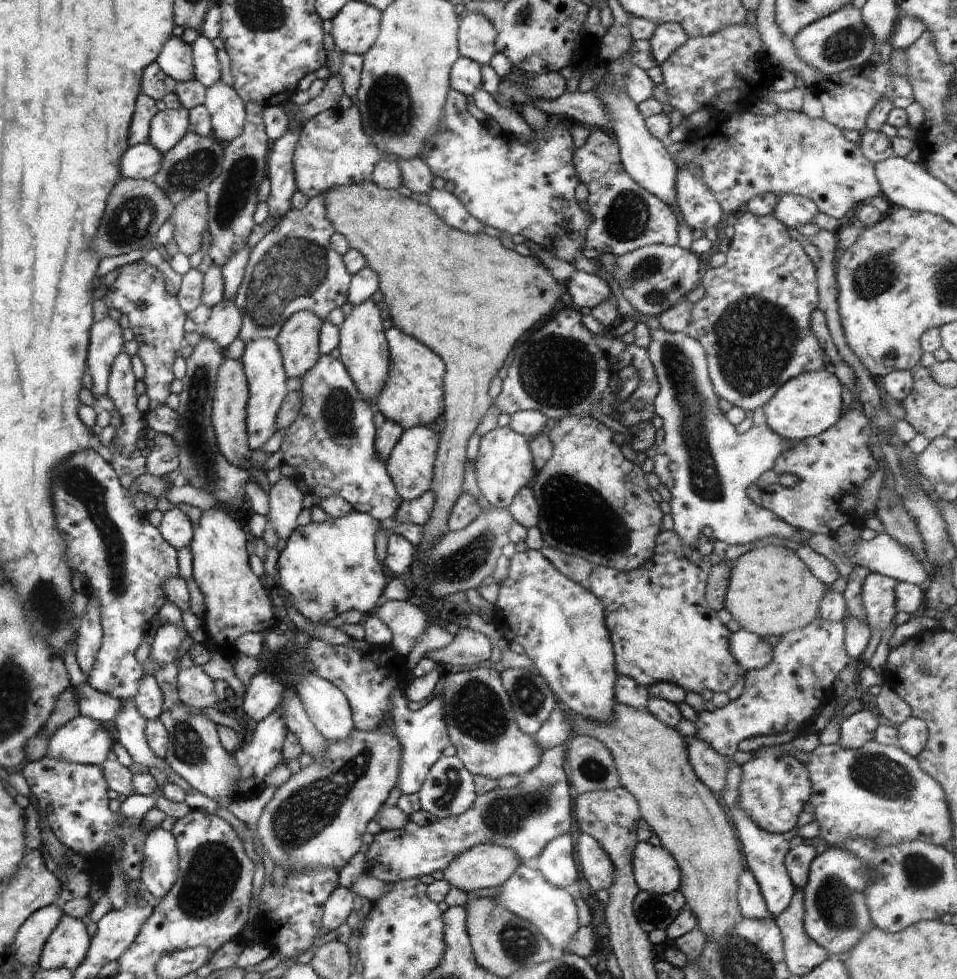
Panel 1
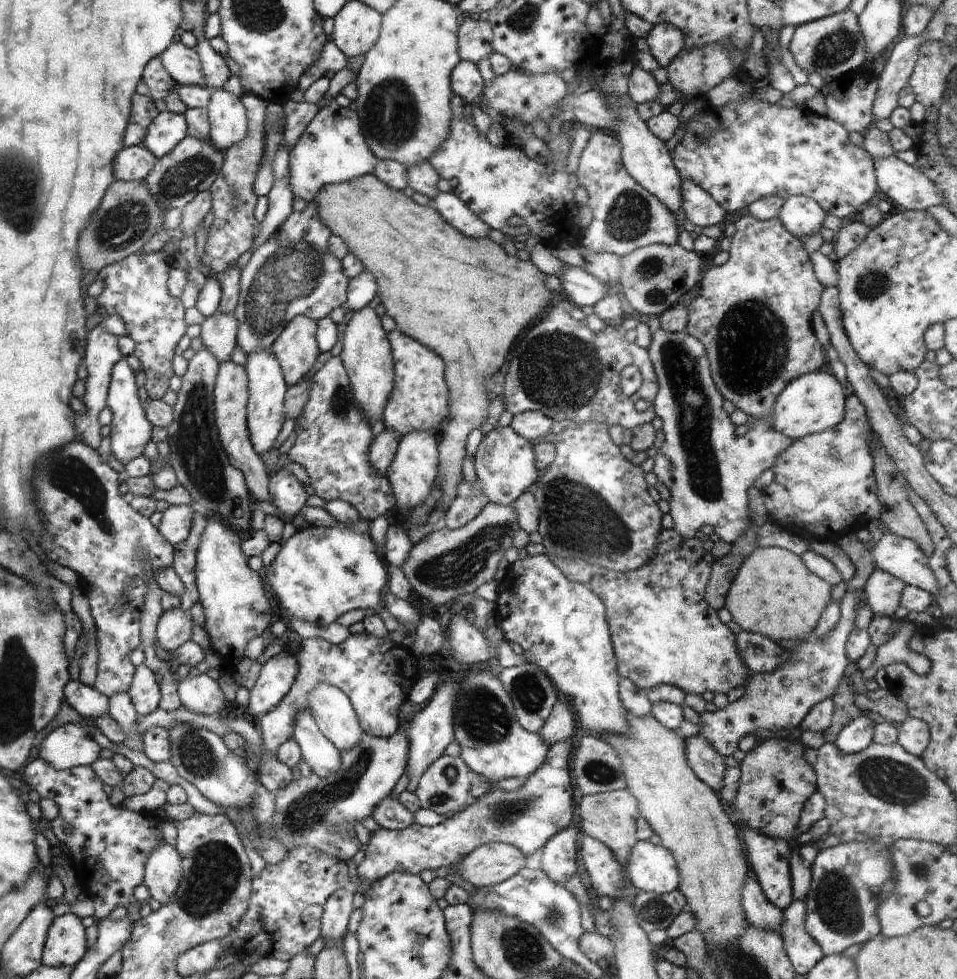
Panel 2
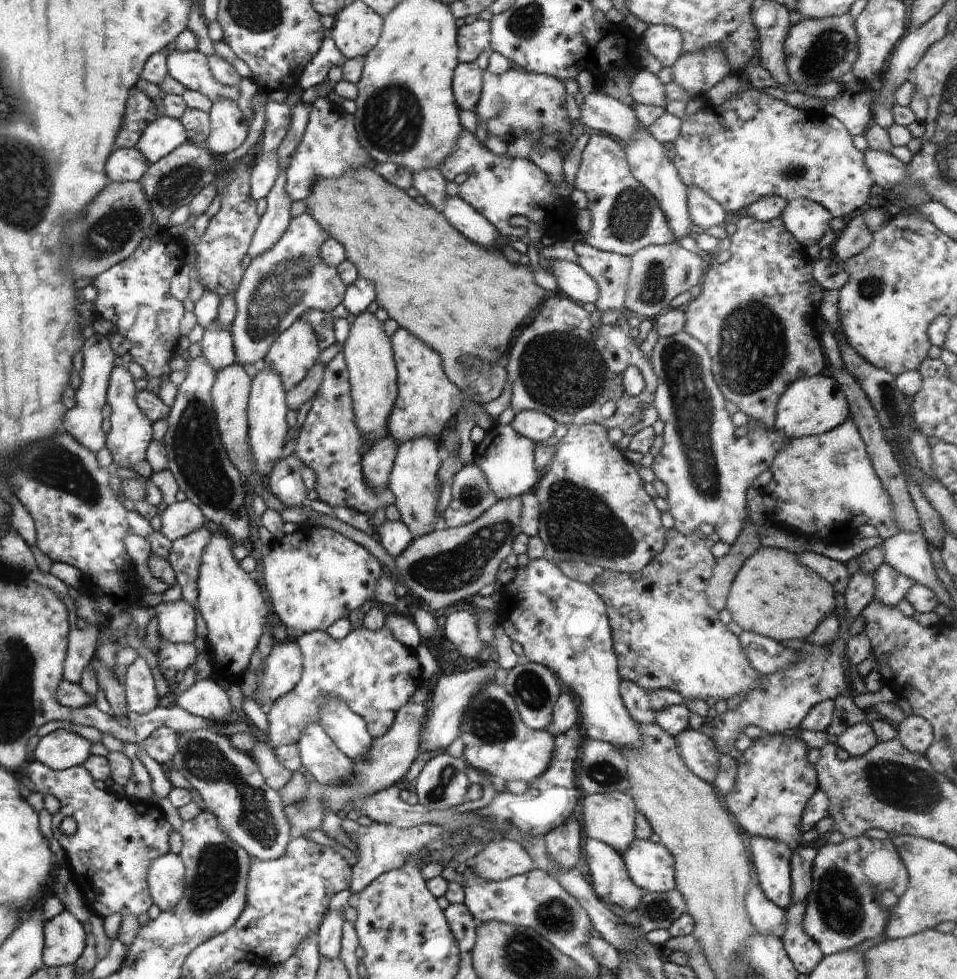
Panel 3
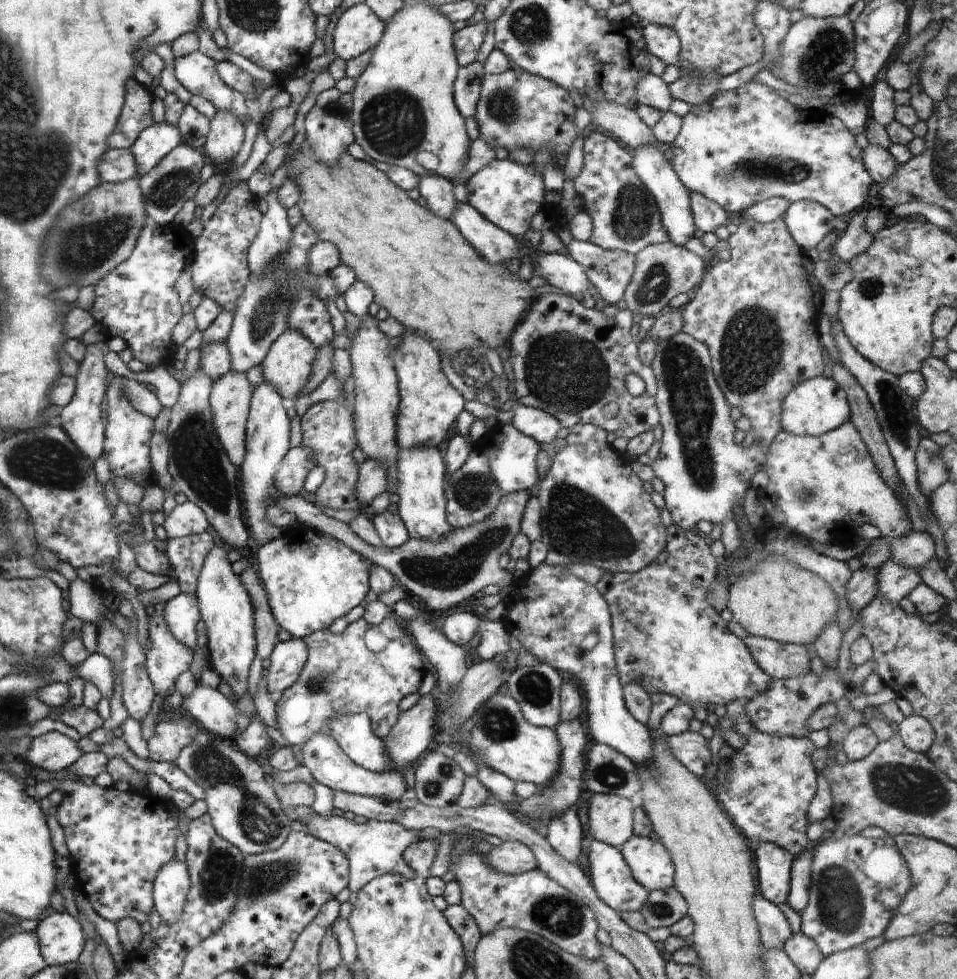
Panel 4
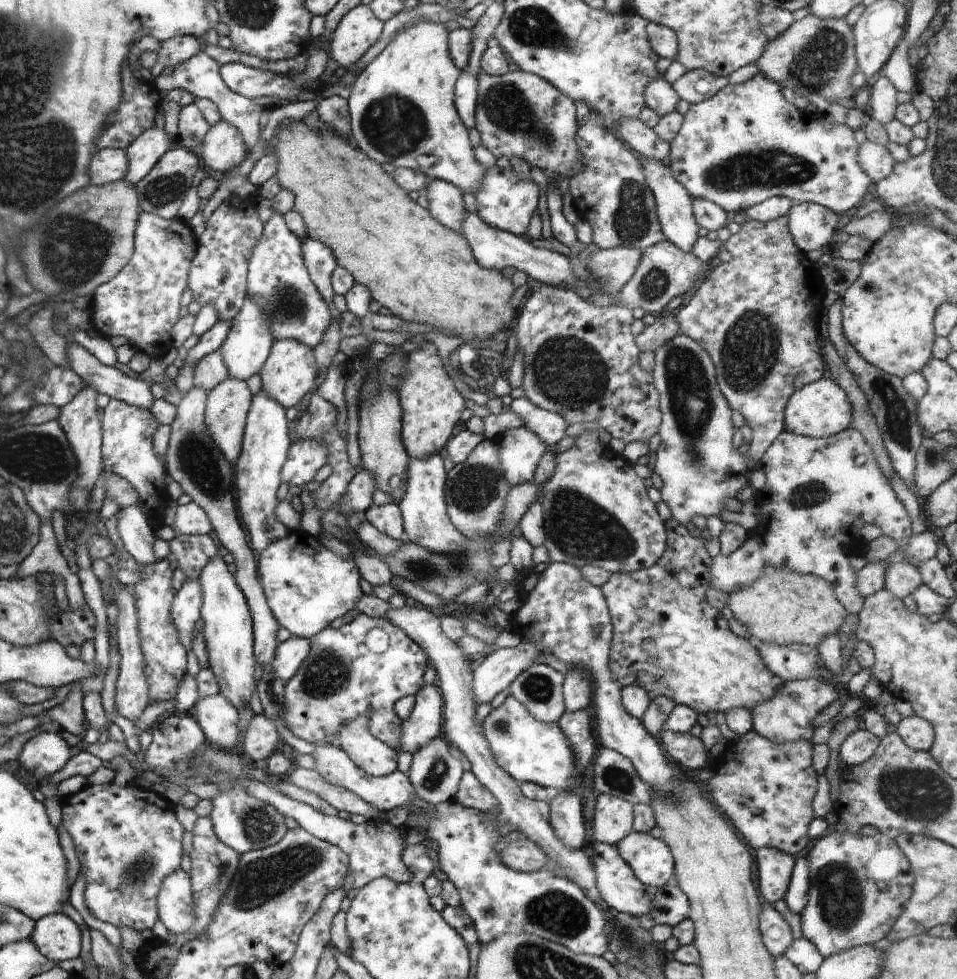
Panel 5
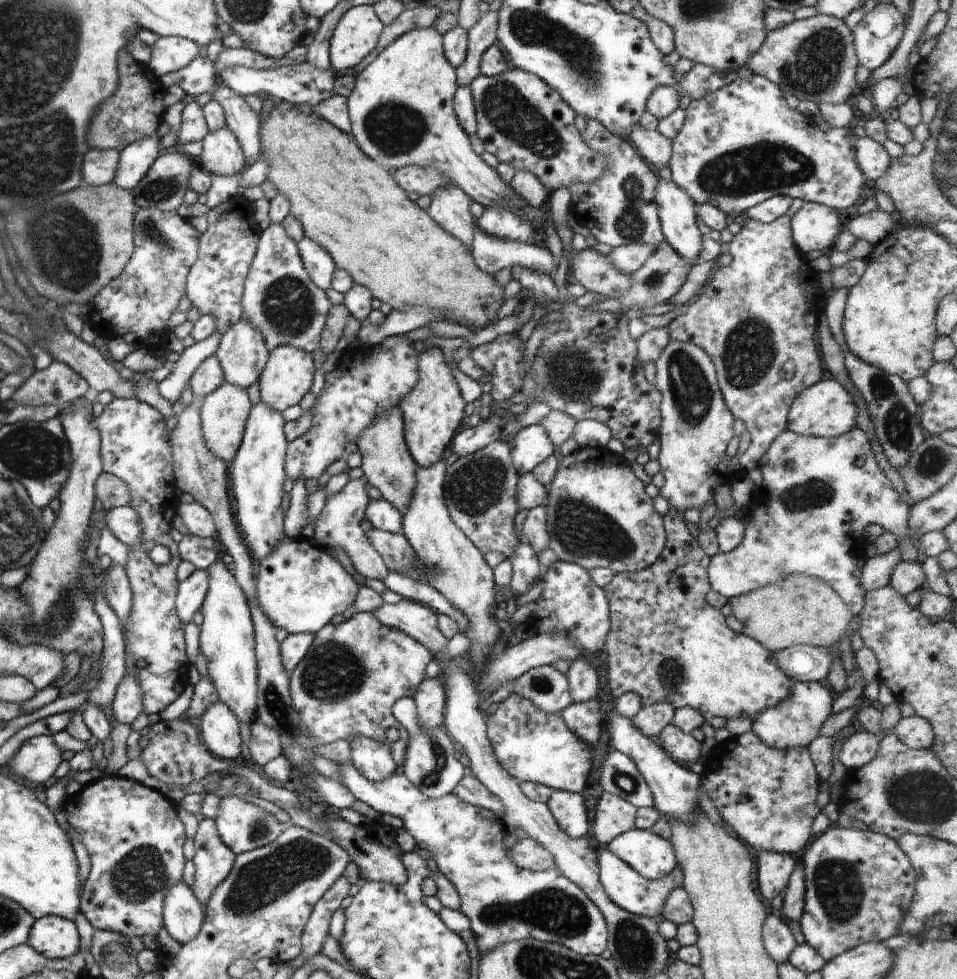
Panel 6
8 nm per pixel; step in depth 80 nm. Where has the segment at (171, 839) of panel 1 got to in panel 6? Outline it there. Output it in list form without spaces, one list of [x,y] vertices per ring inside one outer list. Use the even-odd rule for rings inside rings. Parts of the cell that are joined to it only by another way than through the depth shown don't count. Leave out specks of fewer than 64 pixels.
[[[179,882],[165,897],[163,918],[168,934],[183,945],[200,934],[206,908],[185,882]]]

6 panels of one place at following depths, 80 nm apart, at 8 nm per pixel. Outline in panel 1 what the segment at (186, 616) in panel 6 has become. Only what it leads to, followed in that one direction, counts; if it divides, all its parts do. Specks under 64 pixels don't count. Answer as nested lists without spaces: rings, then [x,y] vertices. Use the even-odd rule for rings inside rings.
[[[168,622],[161,625],[156,633],[149,653],[149,659],[144,663],[145,673],[153,675],[153,670],[166,663],[176,663],[176,653],[182,640],[186,638],[184,627]]]

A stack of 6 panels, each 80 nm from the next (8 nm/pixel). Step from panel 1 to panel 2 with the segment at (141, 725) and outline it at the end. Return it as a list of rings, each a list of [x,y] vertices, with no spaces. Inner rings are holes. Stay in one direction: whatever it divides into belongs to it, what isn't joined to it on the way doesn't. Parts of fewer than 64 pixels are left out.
[[[125,692],[110,695],[109,699],[110,716],[118,722],[127,734],[123,742],[128,748],[141,750],[141,737],[137,734],[137,718],[139,714],[135,711],[131,698]]]

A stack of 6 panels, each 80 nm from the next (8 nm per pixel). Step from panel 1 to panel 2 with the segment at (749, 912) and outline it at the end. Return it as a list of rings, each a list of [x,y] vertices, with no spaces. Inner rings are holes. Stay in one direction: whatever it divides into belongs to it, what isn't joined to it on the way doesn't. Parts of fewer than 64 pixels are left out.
[[[748,878],[741,894],[741,903],[750,926],[780,933],[783,910],[774,906],[765,896],[759,882]]]

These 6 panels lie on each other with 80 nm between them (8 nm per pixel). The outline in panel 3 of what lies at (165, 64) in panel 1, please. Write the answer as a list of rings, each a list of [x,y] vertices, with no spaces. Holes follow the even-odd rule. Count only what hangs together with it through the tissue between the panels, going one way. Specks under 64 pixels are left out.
[[[171,50],[167,56],[167,74],[191,91],[207,96],[213,103],[229,100],[237,104],[239,86],[224,85],[212,74],[207,55],[200,51]]]

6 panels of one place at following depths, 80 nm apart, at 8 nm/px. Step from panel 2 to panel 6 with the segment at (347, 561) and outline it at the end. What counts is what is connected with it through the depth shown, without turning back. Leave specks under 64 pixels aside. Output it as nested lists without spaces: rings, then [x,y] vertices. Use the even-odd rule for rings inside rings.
[[[300,534],[282,543],[260,563],[255,578],[256,604],[276,628],[284,628],[288,634],[314,635],[355,602],[358,583],[322,549]]]

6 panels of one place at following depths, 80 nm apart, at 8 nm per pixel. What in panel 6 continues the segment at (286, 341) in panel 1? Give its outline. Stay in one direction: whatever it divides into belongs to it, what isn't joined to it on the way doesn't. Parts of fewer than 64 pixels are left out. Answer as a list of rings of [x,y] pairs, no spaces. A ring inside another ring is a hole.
[[[280,345],[269,352],[265,367],[259,376],[261,401],[270,409],[284,413],[300,404],[312,386],[314,374],[313,354],[295,349],[290,345]]]

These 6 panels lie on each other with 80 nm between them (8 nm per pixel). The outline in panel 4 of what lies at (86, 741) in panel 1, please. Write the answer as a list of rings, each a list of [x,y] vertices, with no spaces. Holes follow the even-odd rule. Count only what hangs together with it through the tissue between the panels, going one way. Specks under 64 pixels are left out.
[[[50,731],[30,741],[25,752],[26,764],[30,769],[46,769],[51,773],[57,773],[65,771],[82,756],[82,753],[74,739],[58,731]]]

